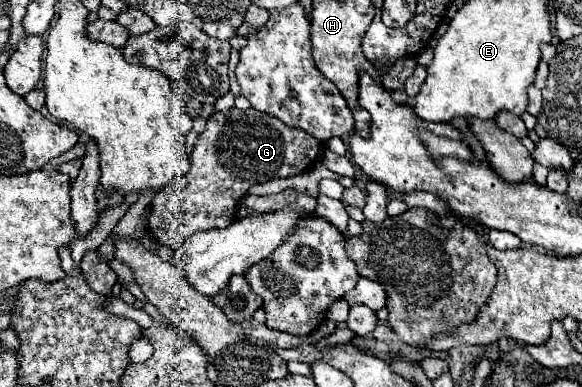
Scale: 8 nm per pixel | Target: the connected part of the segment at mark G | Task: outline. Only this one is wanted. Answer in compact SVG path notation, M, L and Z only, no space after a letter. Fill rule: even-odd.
M231 108L227 112L215 112L209 116L205 132L195 142L191 170L173 184L167 184L153 198L149 228L159 244L171 250L179 248L179 244L195 232L225 228L235 218L235 204L251 186L305 172L319 160L323 150L325 144L315 136L265 116L259 110Z

